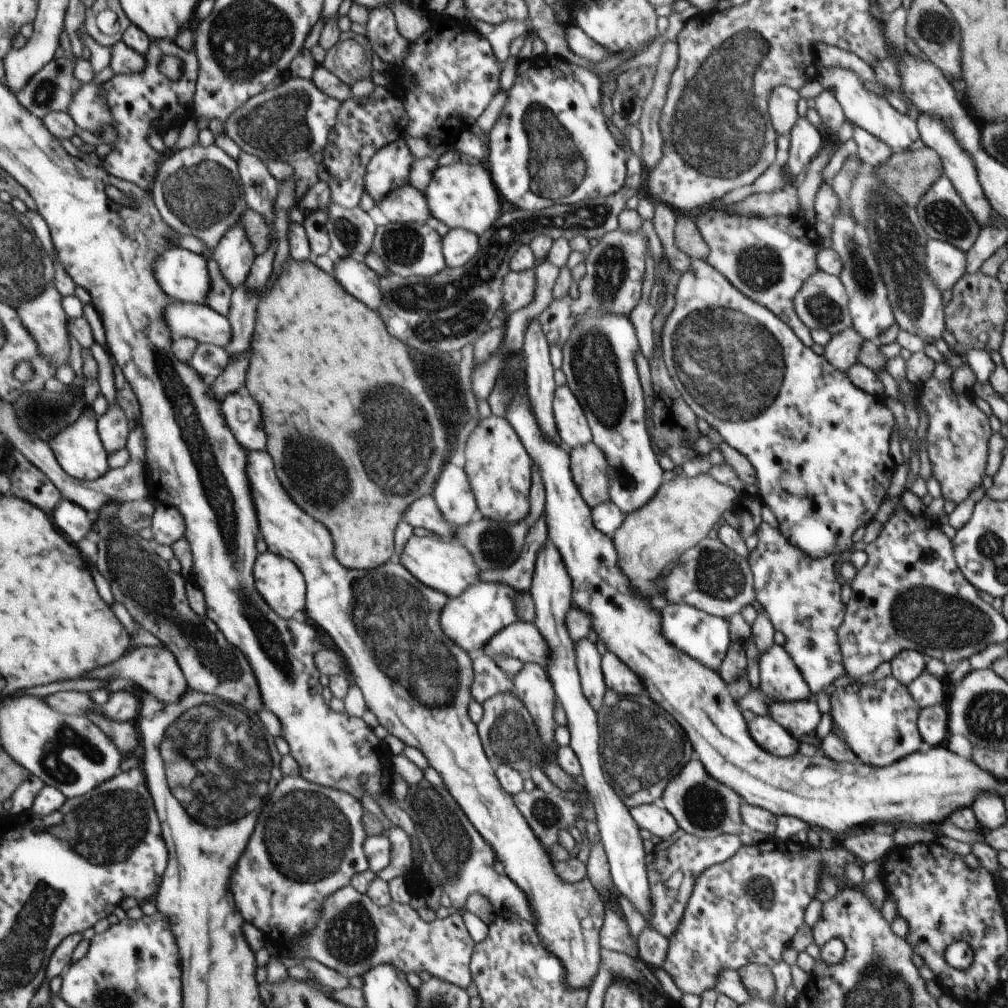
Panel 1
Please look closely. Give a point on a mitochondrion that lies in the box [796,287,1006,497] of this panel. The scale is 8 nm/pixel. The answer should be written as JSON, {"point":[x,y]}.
{"point":[823,308]}

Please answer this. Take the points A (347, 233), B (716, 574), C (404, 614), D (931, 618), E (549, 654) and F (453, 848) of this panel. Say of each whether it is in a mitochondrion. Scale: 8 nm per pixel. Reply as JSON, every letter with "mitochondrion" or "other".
{"A":"mitochondrion","B":"mitochondrion","C":"mitochondrion","D":"mitochondrion","E":"other","F":"mitochondrion"}

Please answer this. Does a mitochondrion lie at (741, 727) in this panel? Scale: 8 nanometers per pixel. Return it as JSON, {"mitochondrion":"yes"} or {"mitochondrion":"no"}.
{"mitochondrion":"no"}

